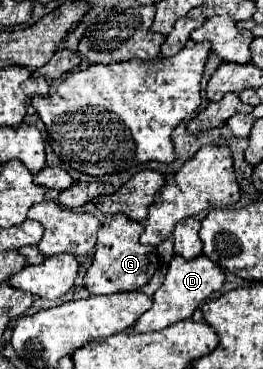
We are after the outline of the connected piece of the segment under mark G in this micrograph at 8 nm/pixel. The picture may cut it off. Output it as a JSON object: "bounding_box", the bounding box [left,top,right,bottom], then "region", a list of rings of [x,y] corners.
{"bounding_box":[85,213,159,295],"region":[[[123,213],[113,215],[107,223],[101,225],[101,229],[97,233],[95,257],[93,257],[93,263],[87,271],[87,275],[85,275],[85,289],[89,289],[91,295],[137,291],[153,277],[153,273],[159,267],[157,247],[141,245],[139,243],[141,233],[143,233],[143,225],[137,221],[131,221]]]}

